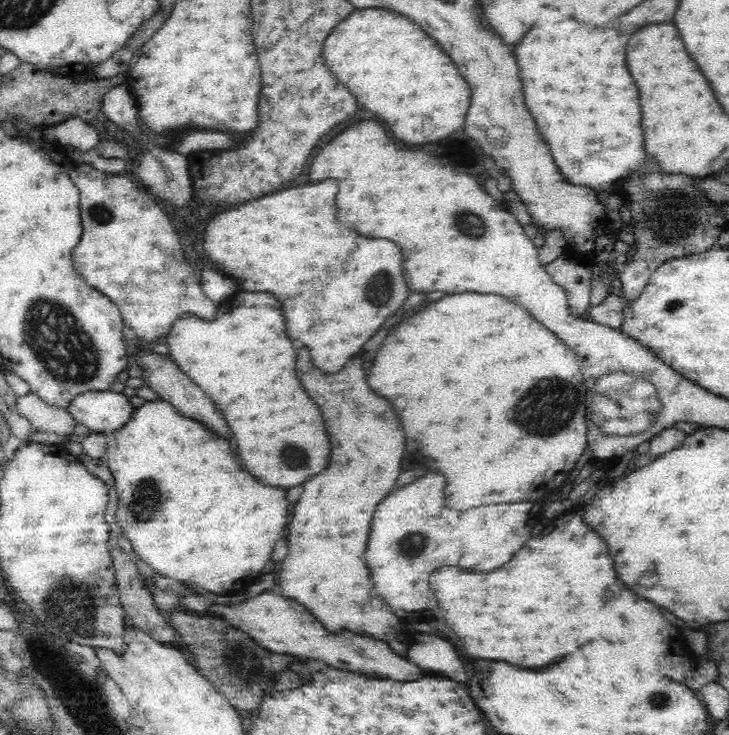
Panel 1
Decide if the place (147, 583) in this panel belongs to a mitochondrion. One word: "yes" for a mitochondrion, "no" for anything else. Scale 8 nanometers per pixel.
no

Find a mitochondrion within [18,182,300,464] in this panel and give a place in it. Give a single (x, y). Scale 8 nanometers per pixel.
(67, 356)

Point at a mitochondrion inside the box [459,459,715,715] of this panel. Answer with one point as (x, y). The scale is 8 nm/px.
(663, 697)

